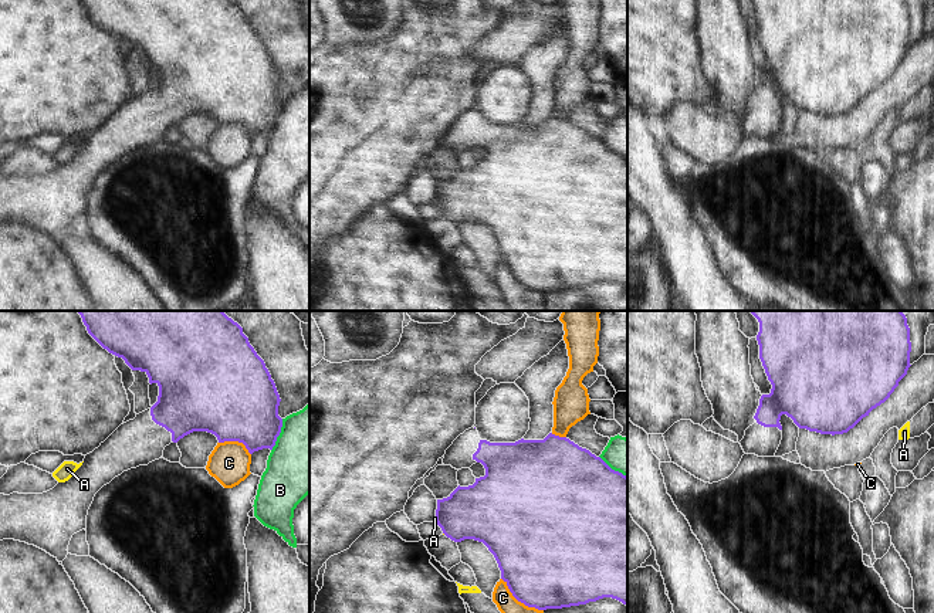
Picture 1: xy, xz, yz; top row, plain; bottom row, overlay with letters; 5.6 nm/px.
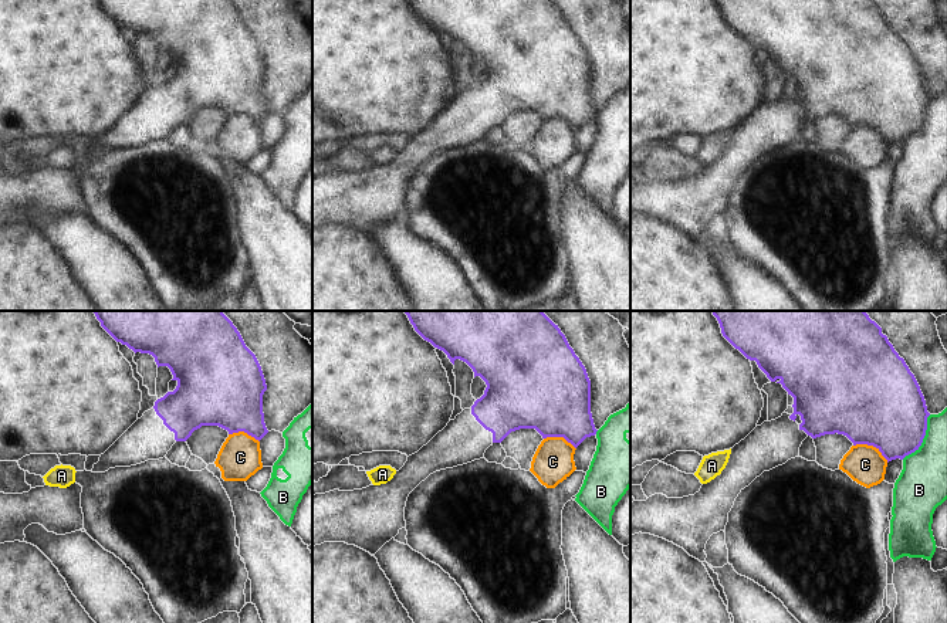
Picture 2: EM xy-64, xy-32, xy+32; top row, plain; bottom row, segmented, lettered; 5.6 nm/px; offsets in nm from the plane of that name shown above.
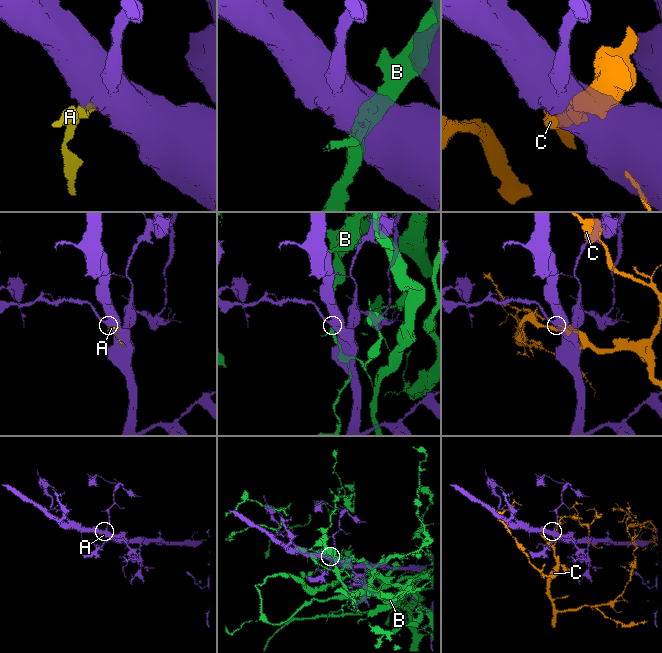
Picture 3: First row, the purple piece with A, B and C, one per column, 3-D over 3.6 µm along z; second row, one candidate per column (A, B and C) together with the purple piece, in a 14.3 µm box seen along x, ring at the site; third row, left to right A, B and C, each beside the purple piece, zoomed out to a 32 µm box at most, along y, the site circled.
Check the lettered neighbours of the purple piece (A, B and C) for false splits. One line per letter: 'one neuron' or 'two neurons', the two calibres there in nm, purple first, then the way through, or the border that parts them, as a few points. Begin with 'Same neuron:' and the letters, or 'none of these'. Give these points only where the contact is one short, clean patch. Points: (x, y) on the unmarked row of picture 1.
Same neuron: none of these
A: two neurons; 320 nm thick on the purple side, 20 nm on the other; border along xz (435, 200), (437, 205)
B: two neurons; 380 nm thick on the purple side, 420 nm on the other
C: two neurons; 480 nm thick on the purple side, 200 nm on the other

